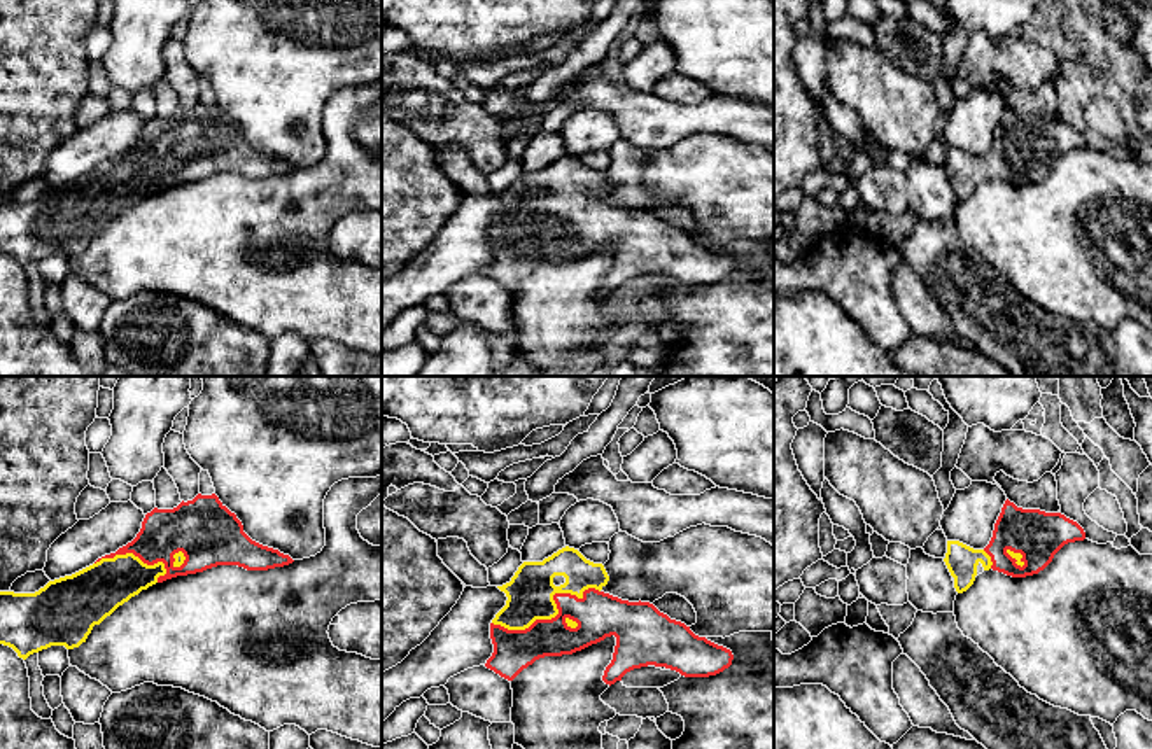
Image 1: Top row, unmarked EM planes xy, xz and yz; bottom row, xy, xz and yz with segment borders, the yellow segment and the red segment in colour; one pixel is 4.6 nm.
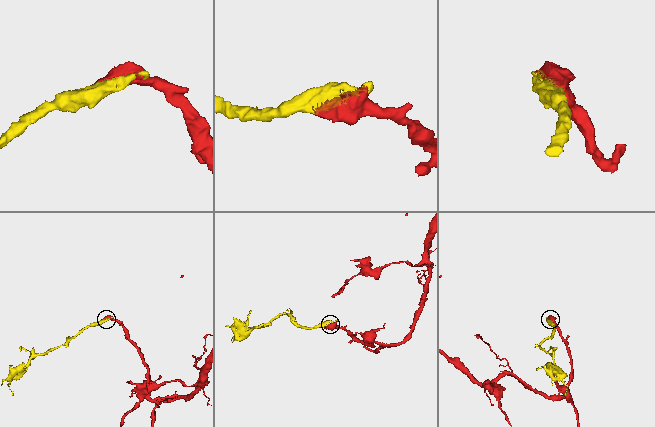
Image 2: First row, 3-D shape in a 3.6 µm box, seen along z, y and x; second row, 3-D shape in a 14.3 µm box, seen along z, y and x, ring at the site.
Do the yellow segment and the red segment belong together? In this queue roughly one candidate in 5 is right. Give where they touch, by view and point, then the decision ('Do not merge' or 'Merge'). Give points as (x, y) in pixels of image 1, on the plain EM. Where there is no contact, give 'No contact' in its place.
Touches yellow at xz (557, 221). Merge

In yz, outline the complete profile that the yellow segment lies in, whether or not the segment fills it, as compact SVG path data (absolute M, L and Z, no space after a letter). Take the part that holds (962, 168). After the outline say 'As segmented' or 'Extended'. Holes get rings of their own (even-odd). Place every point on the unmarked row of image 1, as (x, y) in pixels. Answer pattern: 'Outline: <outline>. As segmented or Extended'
Outline: M1007 107L989 152L973 158L959 149L947 149L944 170L956 200L963 201L973 192L979 172L984 178L1026 186L1043 178L1064 152L1084 147L1084 136L1064 122L1022 117Z. Extended

